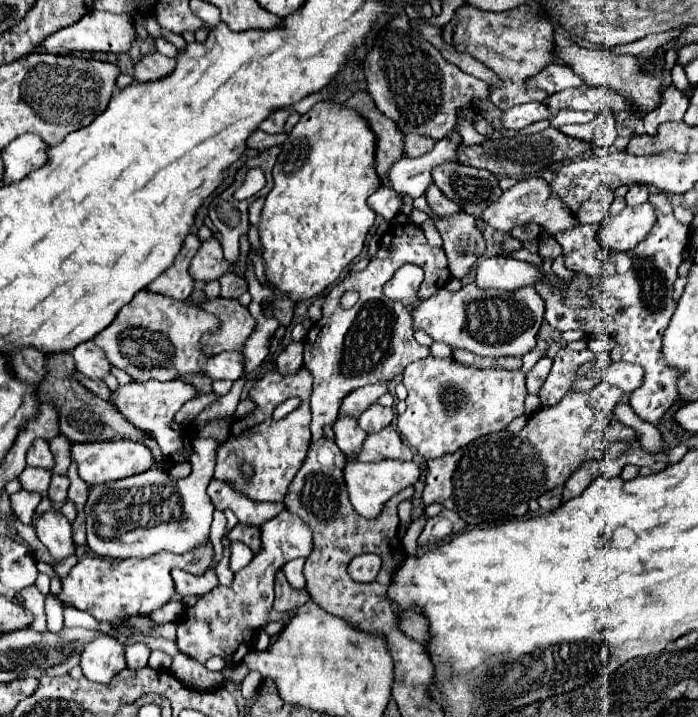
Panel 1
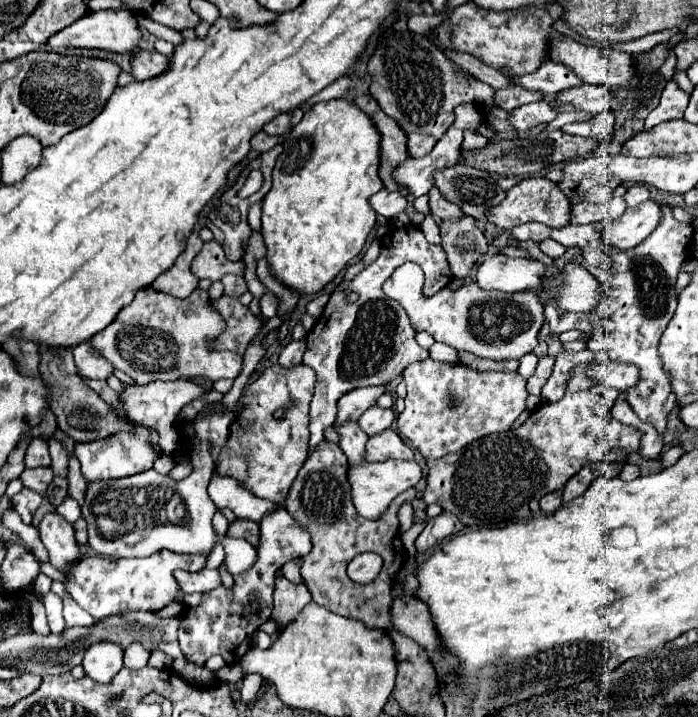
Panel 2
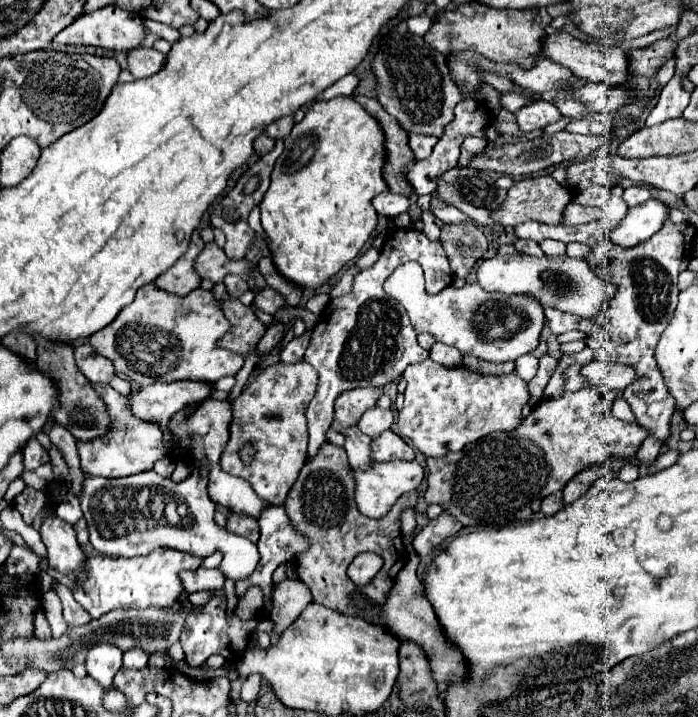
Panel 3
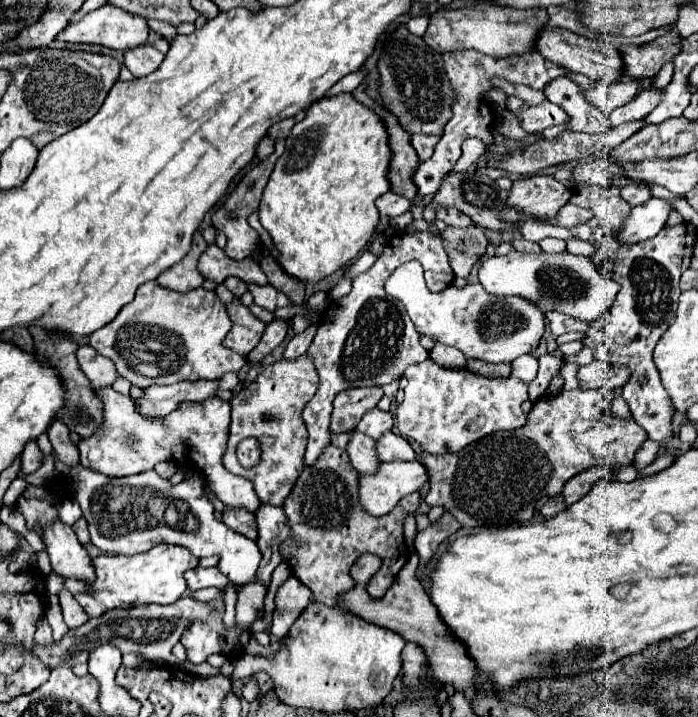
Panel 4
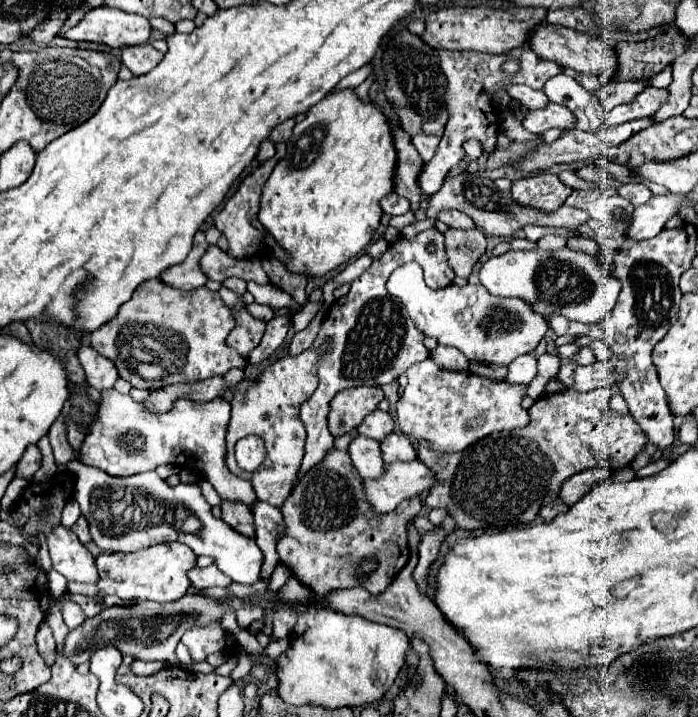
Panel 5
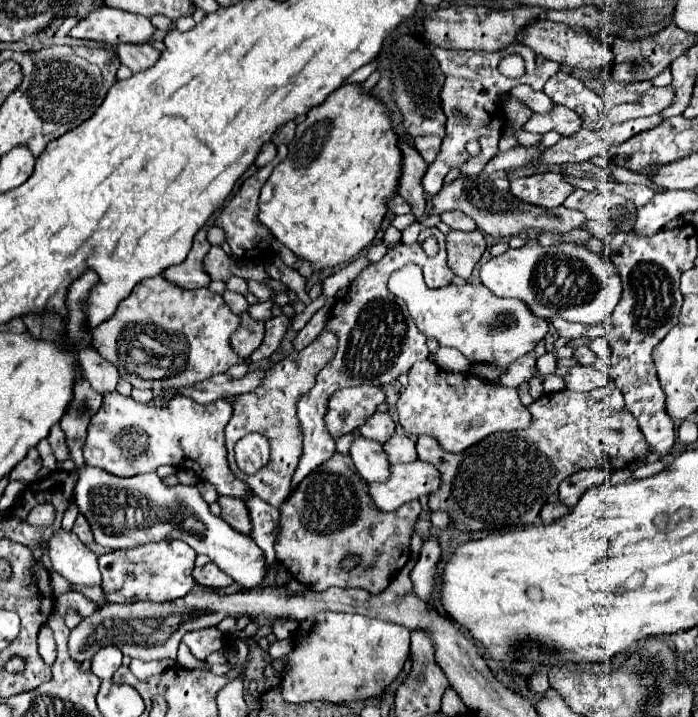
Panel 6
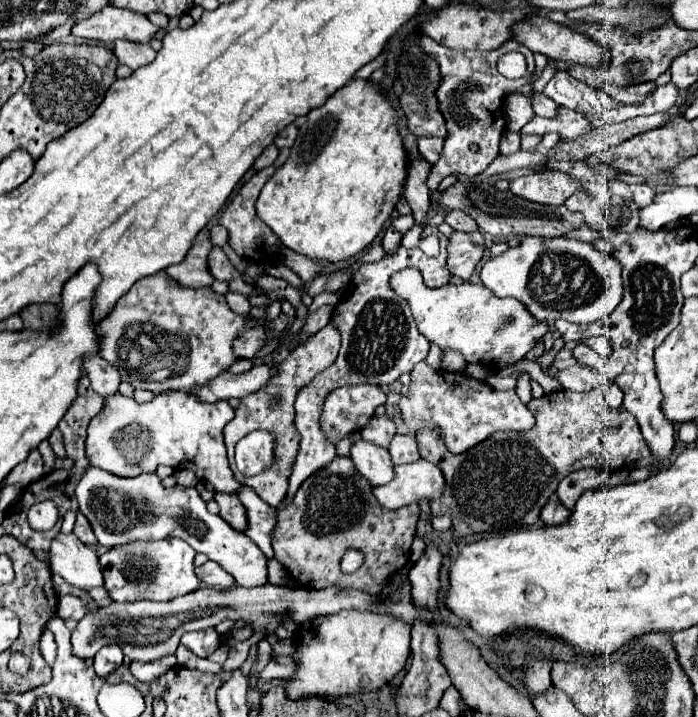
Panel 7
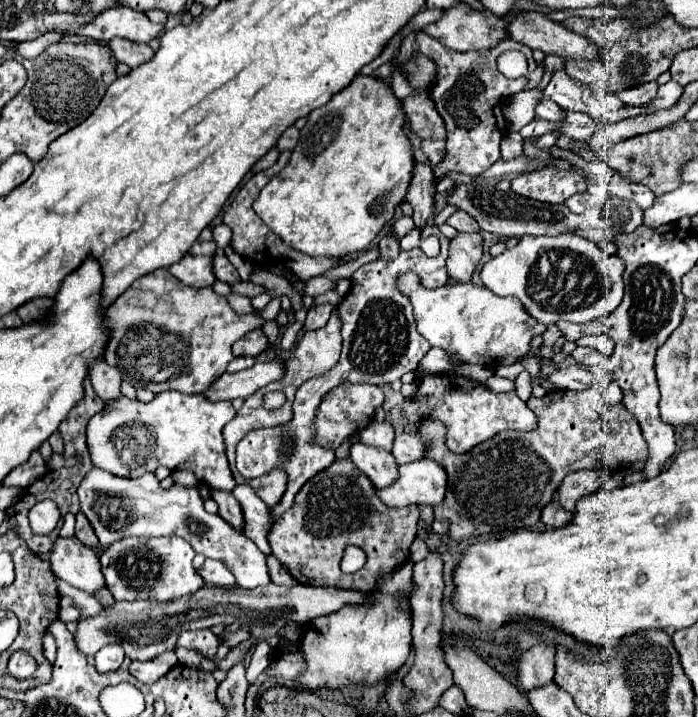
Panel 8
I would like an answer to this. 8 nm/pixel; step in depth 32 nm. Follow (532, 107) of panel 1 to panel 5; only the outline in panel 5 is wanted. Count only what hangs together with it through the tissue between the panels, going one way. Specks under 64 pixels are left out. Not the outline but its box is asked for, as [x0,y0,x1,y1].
[524,102,574,134]

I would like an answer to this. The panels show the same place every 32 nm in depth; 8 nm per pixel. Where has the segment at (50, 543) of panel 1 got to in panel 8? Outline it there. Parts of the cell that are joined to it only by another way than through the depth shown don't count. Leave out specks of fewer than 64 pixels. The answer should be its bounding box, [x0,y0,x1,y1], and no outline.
[50,536,104,594]

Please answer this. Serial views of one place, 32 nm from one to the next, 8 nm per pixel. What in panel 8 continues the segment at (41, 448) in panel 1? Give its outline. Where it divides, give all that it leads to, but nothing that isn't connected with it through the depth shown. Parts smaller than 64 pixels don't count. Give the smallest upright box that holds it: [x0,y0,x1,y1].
[4,452,46,488]

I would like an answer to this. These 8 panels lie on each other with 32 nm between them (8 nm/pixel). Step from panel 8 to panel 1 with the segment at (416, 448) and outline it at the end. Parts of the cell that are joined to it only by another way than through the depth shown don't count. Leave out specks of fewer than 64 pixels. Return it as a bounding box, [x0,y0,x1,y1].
[356,426,412,462]

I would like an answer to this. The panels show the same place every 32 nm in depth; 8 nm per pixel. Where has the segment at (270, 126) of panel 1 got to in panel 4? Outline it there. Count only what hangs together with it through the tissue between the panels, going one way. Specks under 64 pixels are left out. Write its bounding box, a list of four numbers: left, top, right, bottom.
[268,118,294,140]

